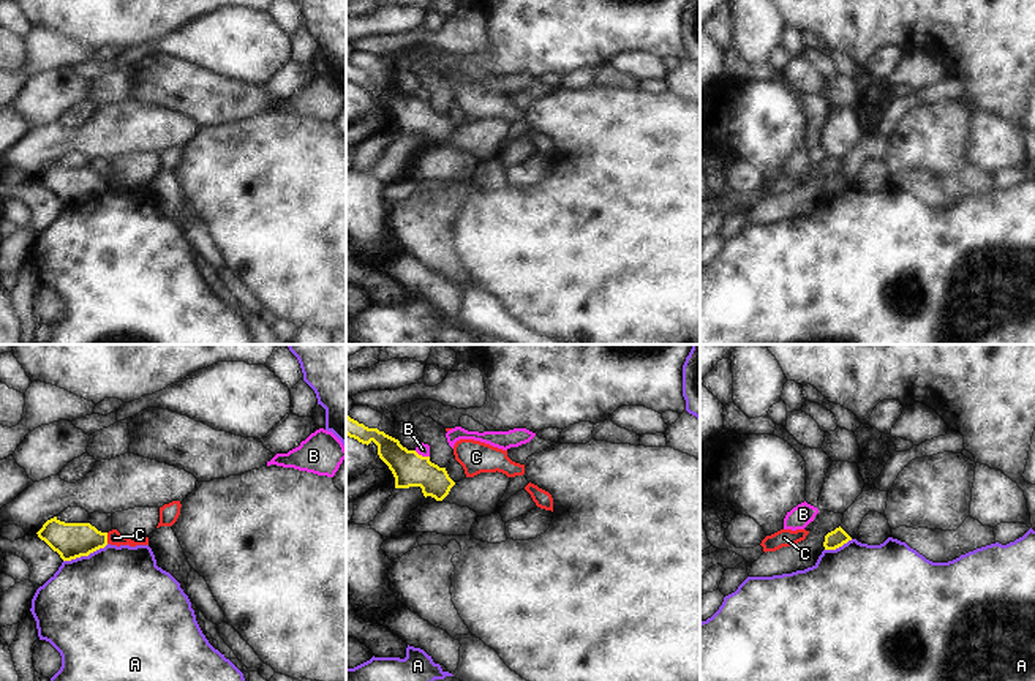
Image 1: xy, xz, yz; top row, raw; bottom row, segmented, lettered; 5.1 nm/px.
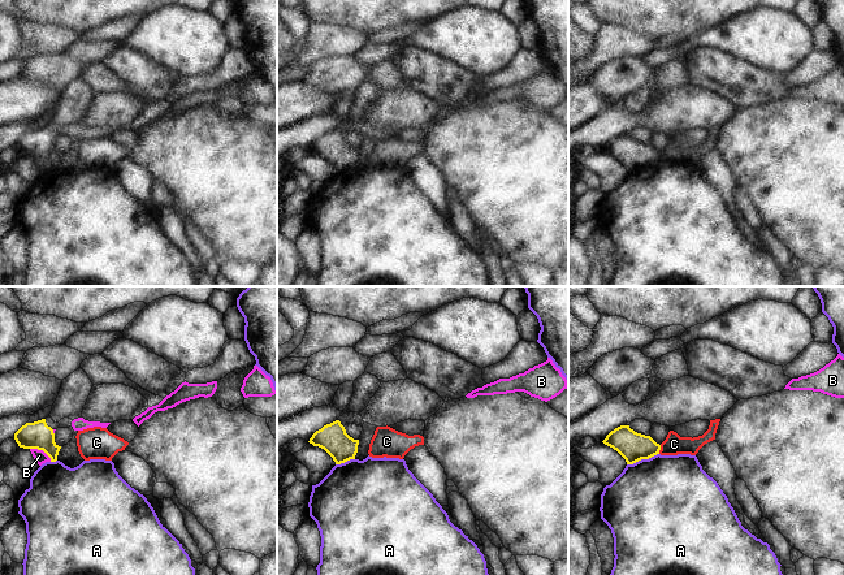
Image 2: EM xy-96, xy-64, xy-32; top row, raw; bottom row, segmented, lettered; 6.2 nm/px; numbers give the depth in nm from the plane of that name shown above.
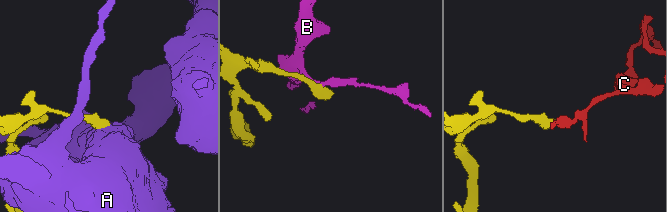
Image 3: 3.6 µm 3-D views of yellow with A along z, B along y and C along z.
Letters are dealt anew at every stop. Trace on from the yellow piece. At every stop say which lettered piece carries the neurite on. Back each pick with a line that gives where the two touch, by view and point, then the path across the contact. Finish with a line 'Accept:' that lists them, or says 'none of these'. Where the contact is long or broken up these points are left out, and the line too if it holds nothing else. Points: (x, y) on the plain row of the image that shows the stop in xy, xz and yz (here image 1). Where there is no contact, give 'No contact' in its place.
Accept: none of these

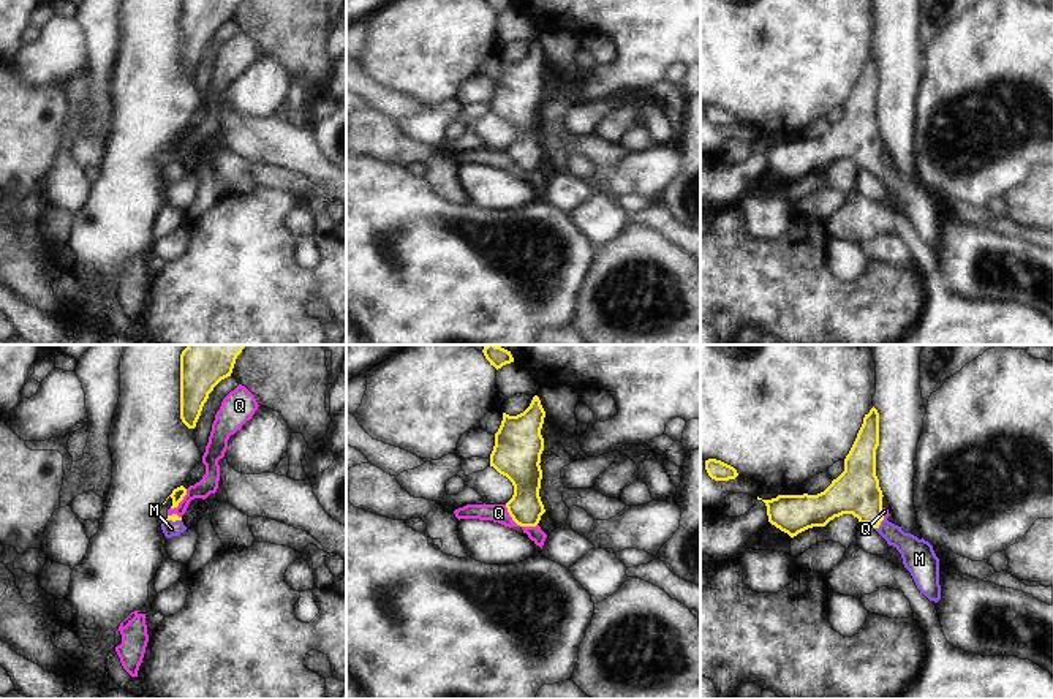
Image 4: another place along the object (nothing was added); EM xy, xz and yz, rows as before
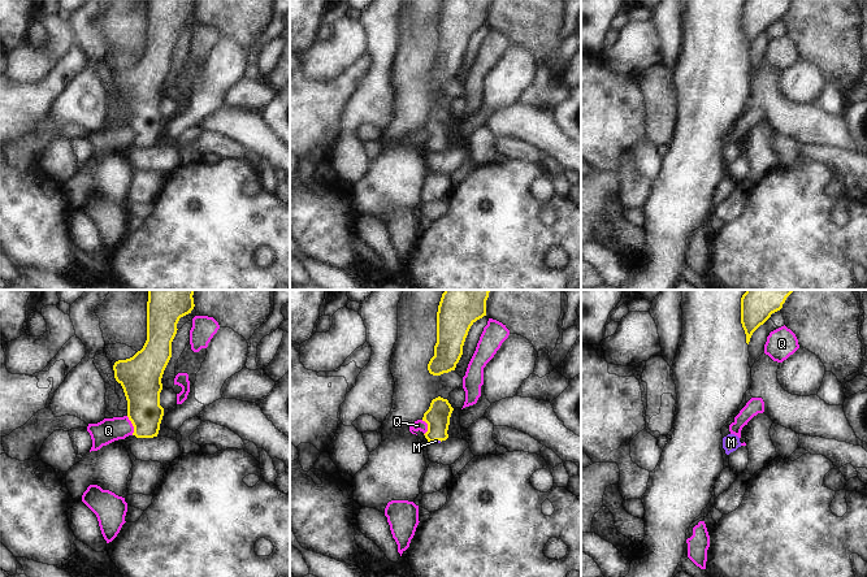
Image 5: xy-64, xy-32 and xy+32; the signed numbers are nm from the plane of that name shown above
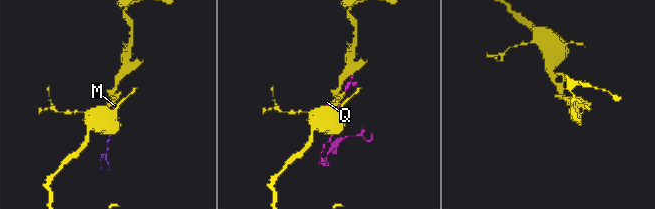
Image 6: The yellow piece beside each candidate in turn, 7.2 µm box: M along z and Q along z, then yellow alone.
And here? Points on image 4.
M: Touches yellow at yz (879, 170). Path across: yz (856, 136), (879, 170), (917, 201)
Accept: M

